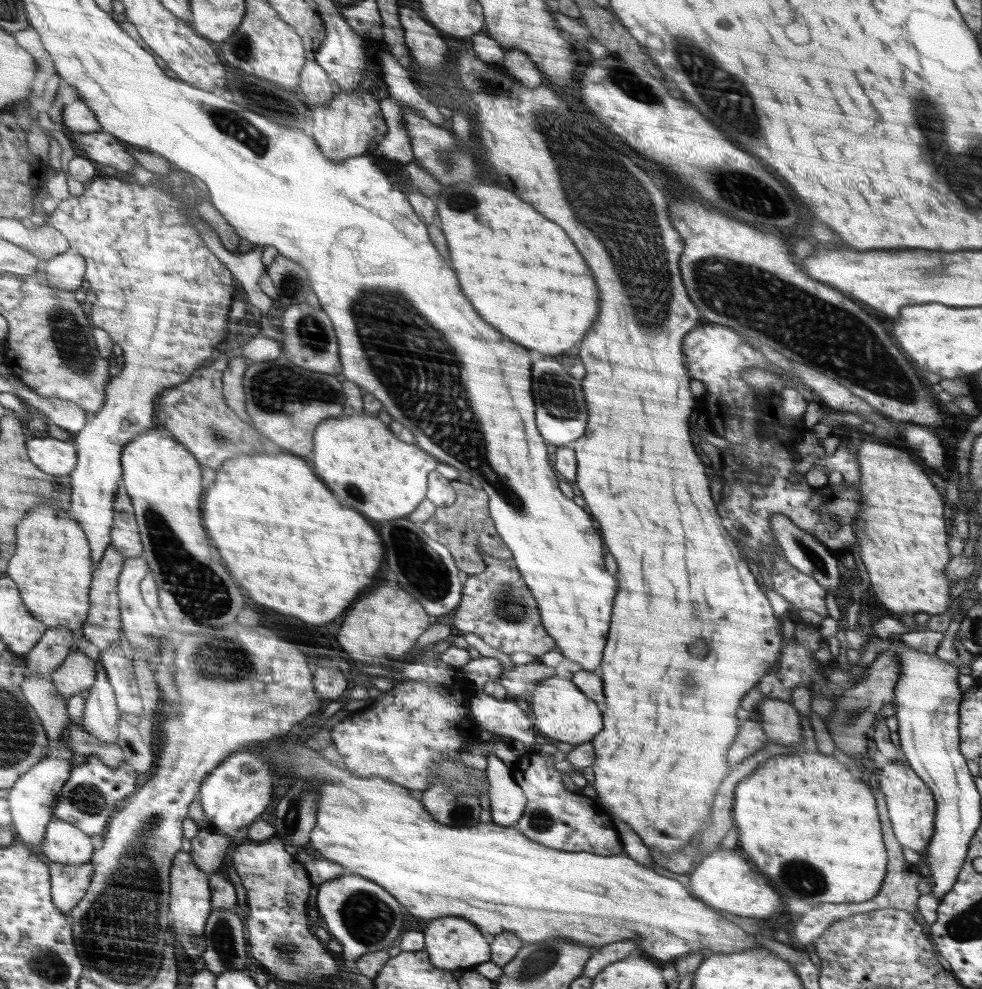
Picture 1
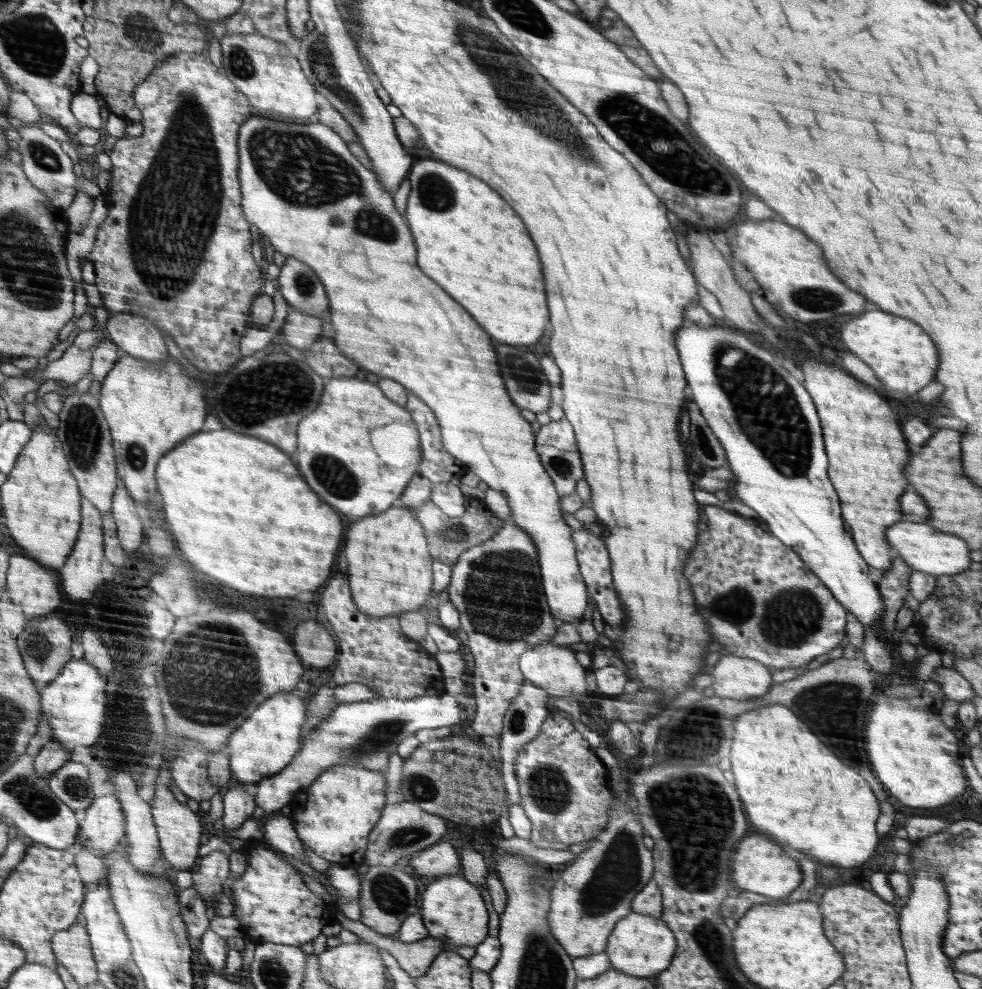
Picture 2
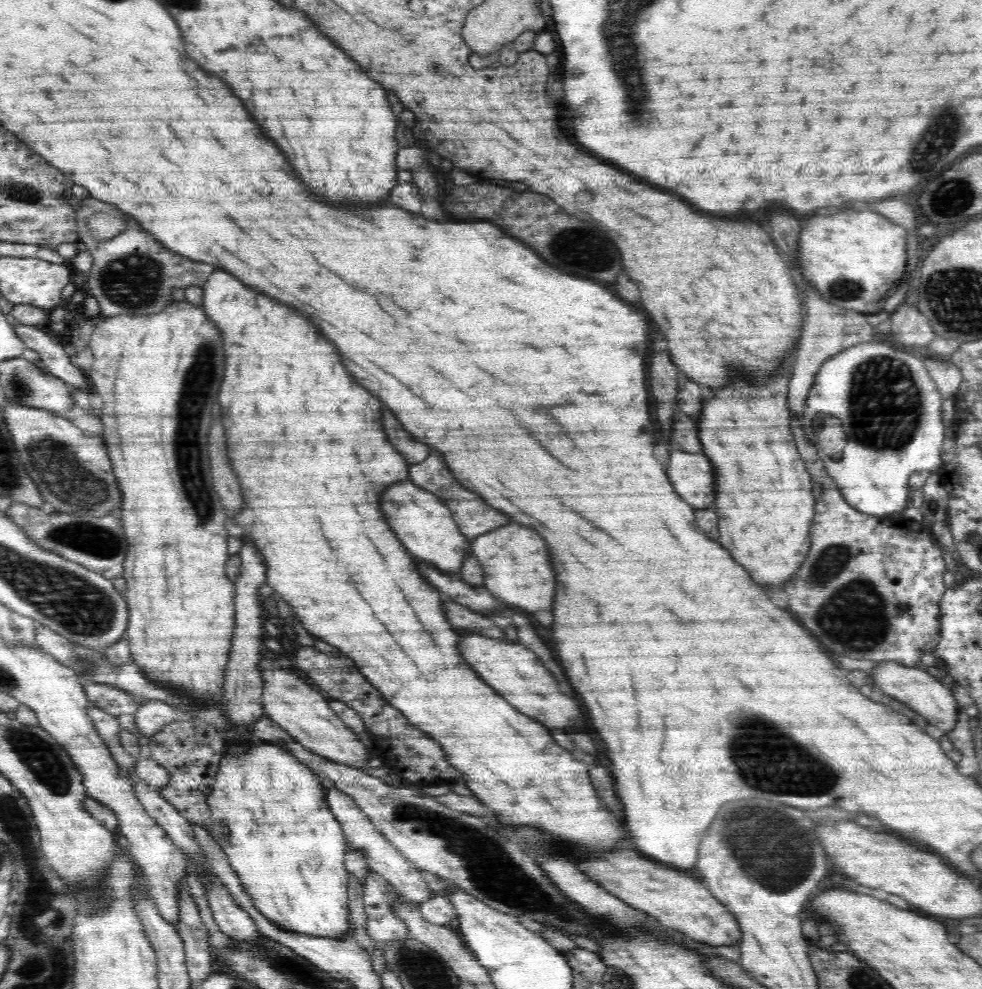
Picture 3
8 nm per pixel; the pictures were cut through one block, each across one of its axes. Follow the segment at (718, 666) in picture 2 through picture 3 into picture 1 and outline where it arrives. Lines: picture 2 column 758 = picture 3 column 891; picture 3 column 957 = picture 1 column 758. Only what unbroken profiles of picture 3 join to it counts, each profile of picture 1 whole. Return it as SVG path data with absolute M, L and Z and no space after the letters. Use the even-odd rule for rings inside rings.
M763 697L760 705L753 713L758 718L764 732L776 744L794 744L800 740L800 716L796 708L788 702Z

